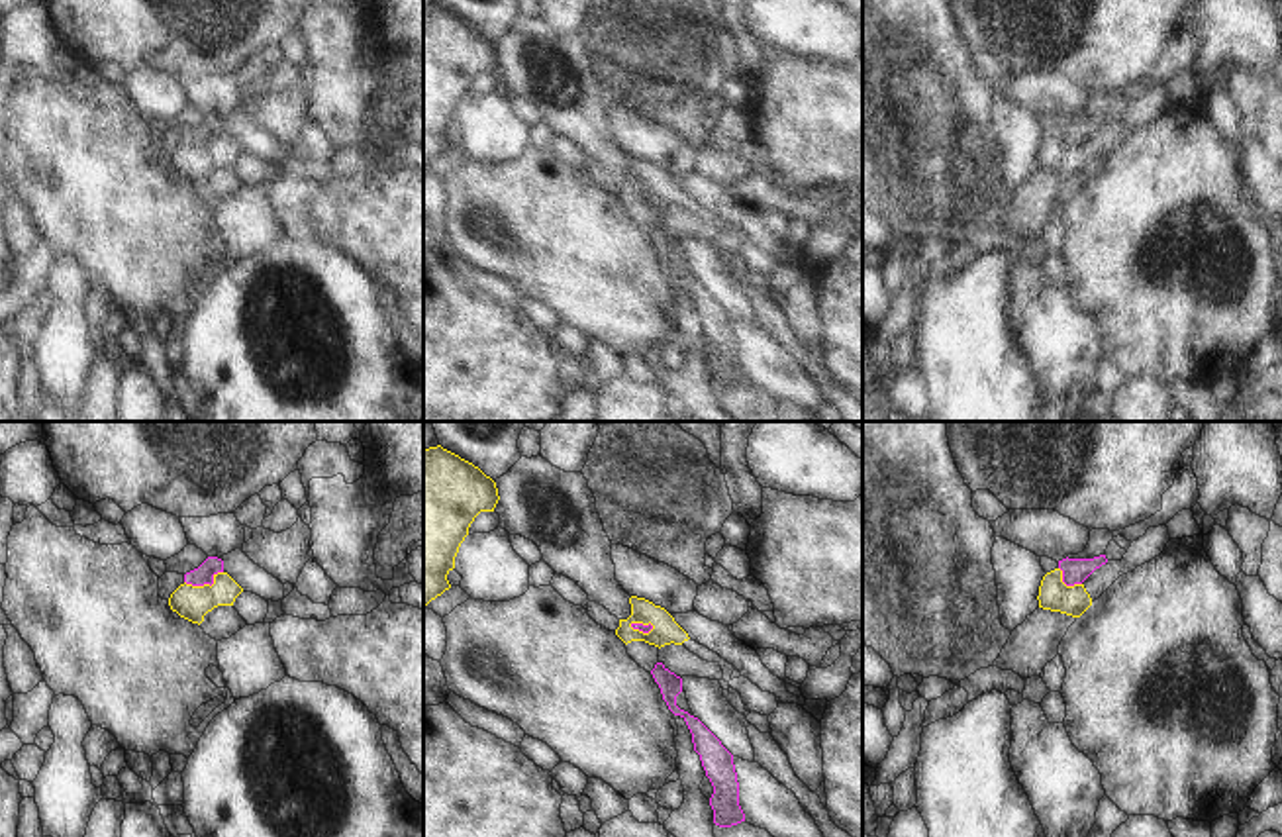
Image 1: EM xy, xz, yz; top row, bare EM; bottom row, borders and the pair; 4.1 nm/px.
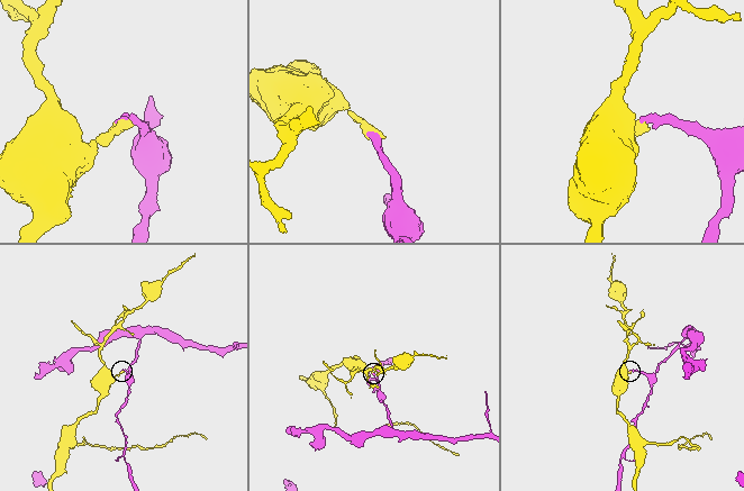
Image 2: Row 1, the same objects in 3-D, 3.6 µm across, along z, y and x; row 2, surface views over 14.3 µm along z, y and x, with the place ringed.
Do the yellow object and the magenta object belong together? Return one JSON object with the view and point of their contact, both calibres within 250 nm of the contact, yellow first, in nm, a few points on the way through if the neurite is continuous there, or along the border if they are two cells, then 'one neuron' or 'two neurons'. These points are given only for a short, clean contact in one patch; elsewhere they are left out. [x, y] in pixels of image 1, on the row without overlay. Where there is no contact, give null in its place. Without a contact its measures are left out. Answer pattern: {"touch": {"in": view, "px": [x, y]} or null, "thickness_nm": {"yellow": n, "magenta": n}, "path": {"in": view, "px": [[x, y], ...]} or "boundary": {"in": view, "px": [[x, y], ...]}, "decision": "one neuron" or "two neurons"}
{"touch": {"in": "xy", "px": [204, 146]}, "thickness_nm": {"yellow": 140, "magenta": 80}, "boundary": {"in": "xy", "px": [[222, 132], [210, 146], [185, 144]]}, "decision": "two neurons"}

